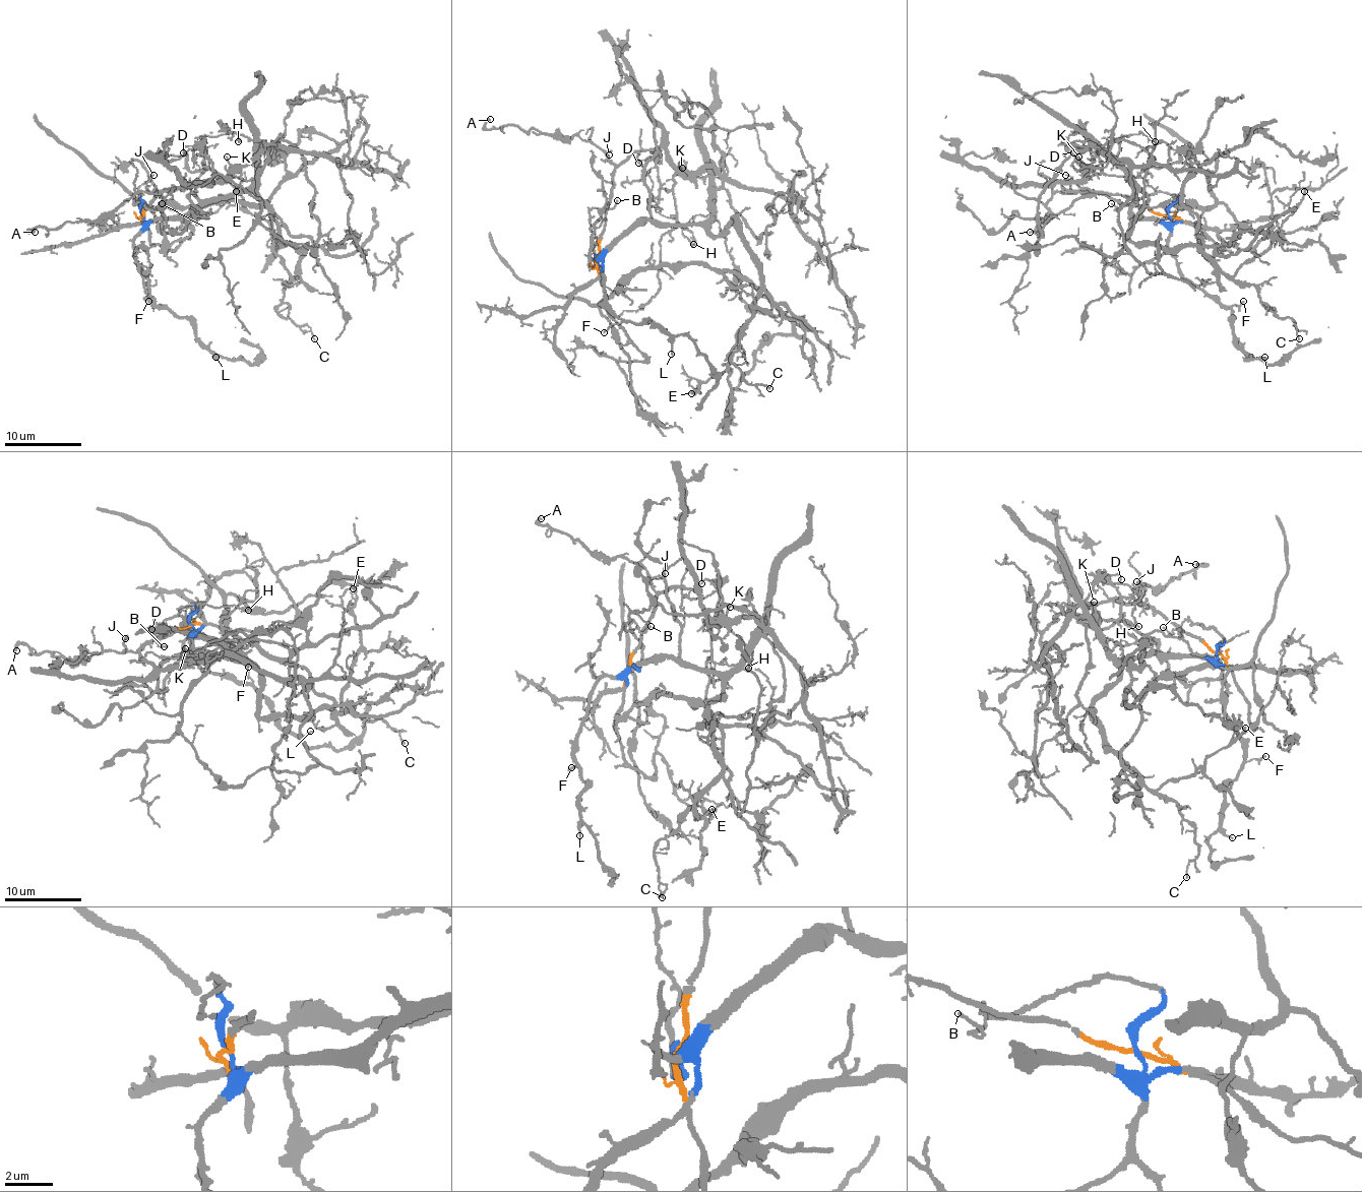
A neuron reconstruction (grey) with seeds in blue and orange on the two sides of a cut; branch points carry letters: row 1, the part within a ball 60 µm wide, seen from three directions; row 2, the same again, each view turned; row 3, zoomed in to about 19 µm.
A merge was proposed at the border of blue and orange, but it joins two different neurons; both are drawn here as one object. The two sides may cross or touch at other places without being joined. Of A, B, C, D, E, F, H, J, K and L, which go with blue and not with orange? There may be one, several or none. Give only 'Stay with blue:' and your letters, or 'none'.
Stay with blue: B, C, E, F, L

